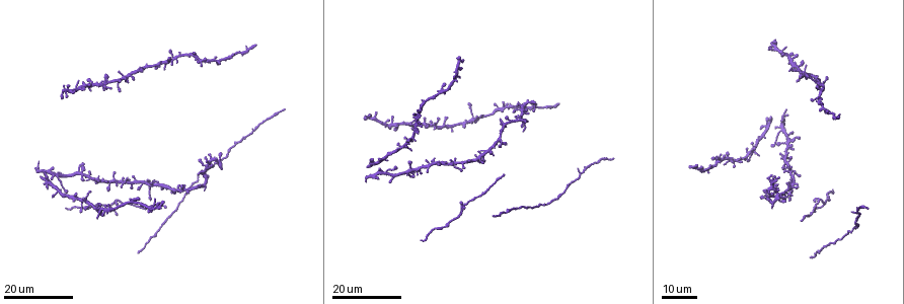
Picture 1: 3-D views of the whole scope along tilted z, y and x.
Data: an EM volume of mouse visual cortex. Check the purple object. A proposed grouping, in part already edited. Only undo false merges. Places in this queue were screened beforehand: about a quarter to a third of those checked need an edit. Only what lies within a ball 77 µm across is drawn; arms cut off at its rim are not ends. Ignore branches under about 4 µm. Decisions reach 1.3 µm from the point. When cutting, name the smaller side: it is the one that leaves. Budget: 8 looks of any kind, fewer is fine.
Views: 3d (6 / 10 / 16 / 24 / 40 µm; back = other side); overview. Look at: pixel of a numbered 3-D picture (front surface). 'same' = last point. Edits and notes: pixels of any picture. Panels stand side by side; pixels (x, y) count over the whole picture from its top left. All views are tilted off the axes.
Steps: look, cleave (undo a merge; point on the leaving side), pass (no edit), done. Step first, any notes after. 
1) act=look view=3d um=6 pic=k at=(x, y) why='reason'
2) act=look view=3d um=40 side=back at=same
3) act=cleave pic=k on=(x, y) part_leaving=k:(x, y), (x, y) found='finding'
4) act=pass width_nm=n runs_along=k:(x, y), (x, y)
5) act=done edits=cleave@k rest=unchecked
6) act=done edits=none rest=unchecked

act=look view=3d um=16 pic=1 at=(779, 129) why='branch point'

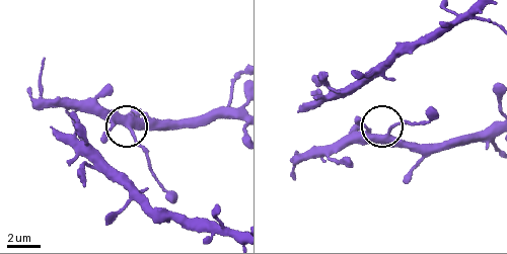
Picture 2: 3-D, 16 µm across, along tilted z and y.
act=look view=3d um=6 pic=2 at=(386, 135) why='zoom in'

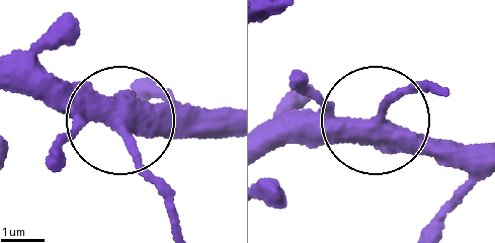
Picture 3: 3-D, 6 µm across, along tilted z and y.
act=pass width_nm=360 runs_along=3:(476, 149), (423, 155), (389, 134), (379, 106), (419, 81) found='all the same neuron'

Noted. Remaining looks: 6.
act=look view=3d um=16 pic=1 at=(487, 188)

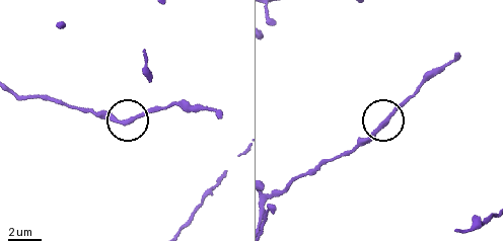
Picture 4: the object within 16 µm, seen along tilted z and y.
act=look view=3d um=10 pic=4 at=(383, 126)

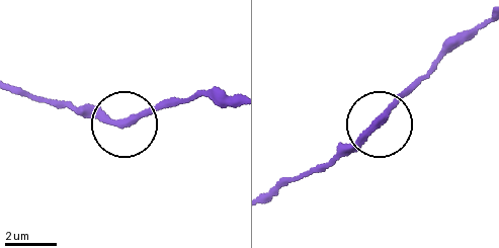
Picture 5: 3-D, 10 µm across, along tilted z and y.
act=pass side_arm_um=28 found='one neuron here'

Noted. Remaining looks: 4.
act=look view=3d um=16 pic=1 at=(151, 186) why='three-way junction'

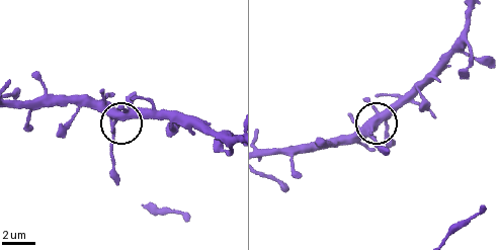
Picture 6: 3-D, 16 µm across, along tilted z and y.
act=look view=3d um=10 pic=6 at=(115, 122) why='zoom in'

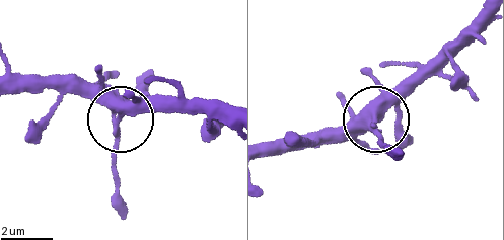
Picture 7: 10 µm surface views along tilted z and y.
act=pass side_arm_um=35 arms=3 found='one neuron here'

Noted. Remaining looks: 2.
act=look view=3d um=24 pic=1 at=(568, 189) why='calibre changes'

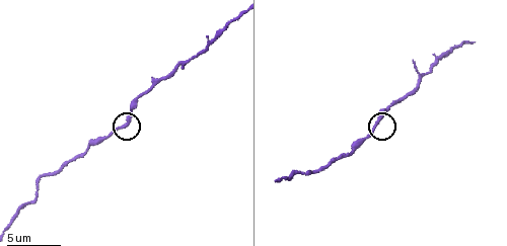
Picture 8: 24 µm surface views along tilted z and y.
act=look view=3d um=10 pic=8 at=(127, 122)

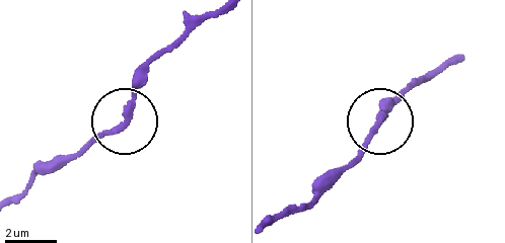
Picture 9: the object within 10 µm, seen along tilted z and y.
act=pass width_nm=250 found='continuous, no second neuron'

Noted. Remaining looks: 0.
act=done edits=none rest=unchecked

